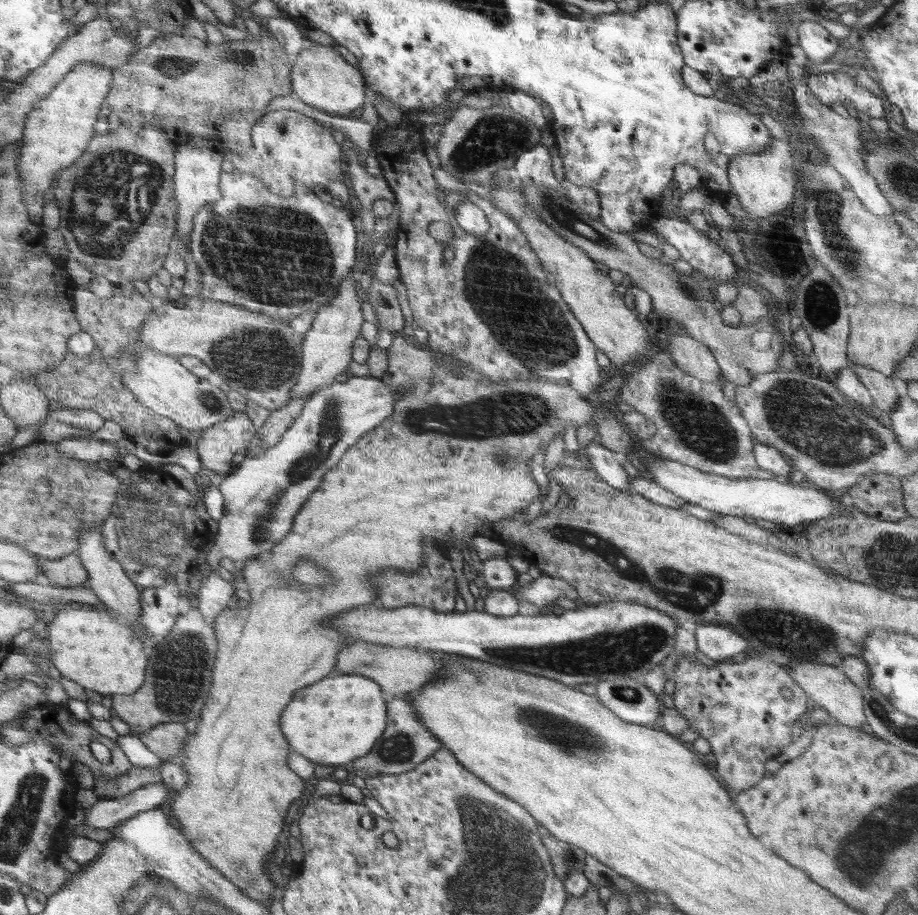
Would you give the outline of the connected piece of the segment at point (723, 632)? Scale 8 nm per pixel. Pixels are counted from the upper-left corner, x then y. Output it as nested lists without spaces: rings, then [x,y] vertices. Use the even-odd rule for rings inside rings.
[[[698,625],[695,639],[698,650],[717,663],[730,661],[740,652],[748,650],[746,639],[726,625]]]

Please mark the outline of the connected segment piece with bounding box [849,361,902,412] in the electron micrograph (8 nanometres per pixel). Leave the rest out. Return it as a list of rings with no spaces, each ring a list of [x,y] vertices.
[[[852,361],[849,363],[858,380],[869,390],[874,407],[886,412],[895,409],[898,399],[902,394],[902,387],[889,375],[882,374],[877,370],[861,367]]]

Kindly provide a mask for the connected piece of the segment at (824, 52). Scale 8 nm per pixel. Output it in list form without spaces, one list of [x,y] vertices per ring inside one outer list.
[[[802,21],[797,27],[797,34],[808,63],[824,64],[838,50],[838,40],[814,21]]]

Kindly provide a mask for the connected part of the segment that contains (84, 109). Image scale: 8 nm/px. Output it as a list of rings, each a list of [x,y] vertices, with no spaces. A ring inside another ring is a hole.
[[[82,61],[46,97],[34,104],[32,112],[29,112],[22,129],[19,173],[23,182],[22,202],[29,207],[32,222],[42,222],[42,192],[52,182],[54,172],[58,172],[58,168],[72,165],[90,145],[98,110],[104,98],[109,96],[112,79],[112,70],[108,67]]]

